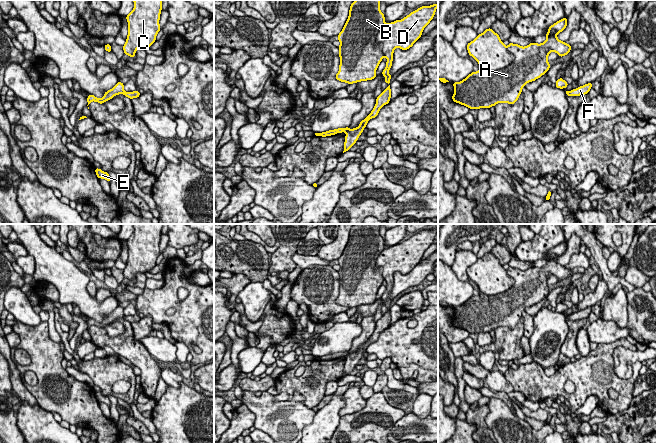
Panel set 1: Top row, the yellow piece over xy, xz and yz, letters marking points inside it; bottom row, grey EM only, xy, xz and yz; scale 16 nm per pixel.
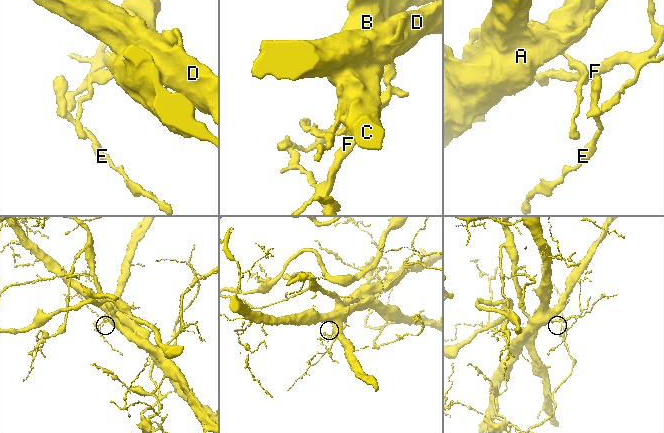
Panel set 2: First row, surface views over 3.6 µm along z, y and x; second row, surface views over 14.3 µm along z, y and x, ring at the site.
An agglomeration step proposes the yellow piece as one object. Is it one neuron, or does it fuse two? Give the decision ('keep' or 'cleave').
cleave

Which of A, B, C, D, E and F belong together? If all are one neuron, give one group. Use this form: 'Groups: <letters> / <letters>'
Groups: A B C / D E F

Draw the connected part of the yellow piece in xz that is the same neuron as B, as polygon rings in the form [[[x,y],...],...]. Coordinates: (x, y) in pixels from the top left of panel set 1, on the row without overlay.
[[[355,224],[349,234],[348,243],[338,258],[340,265],[339,296],[335,302],[353,308],[373,304],[382,285],[382,267],[375,269],[376,260],[385,249],[380,235],[381,224]]]

